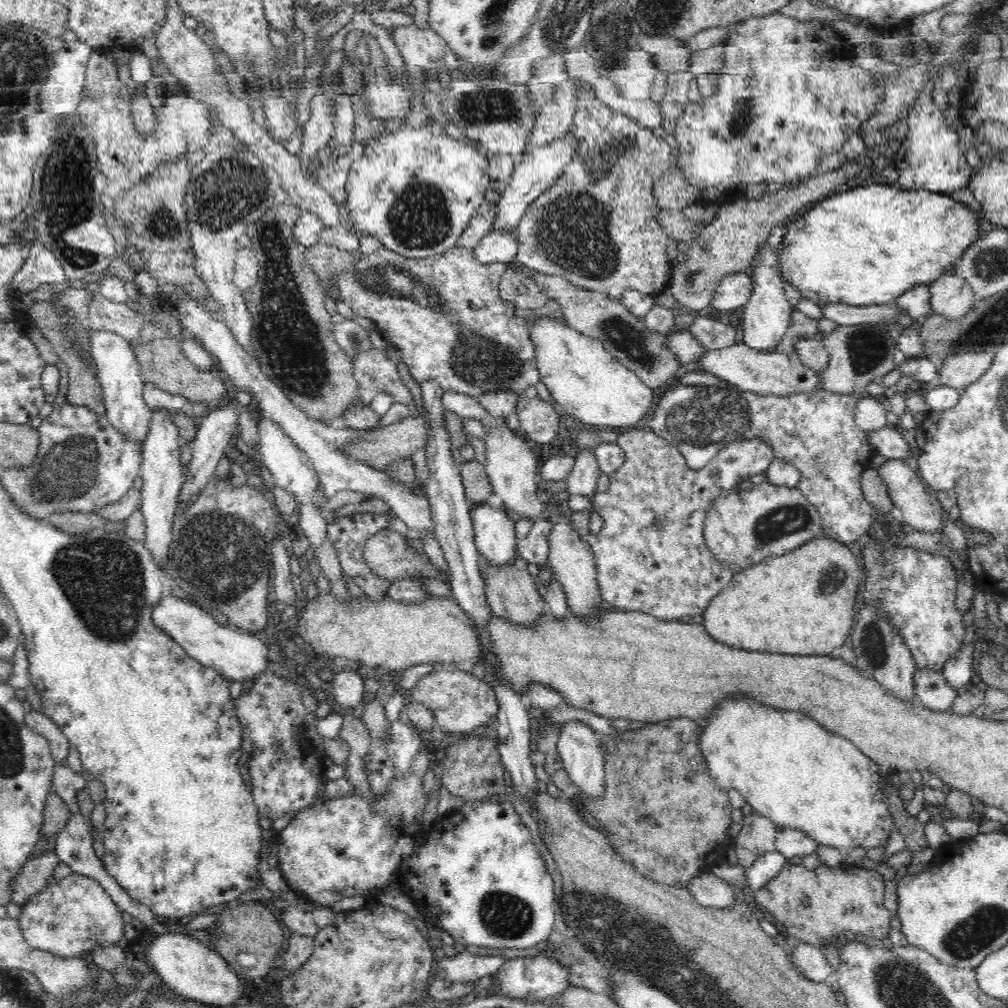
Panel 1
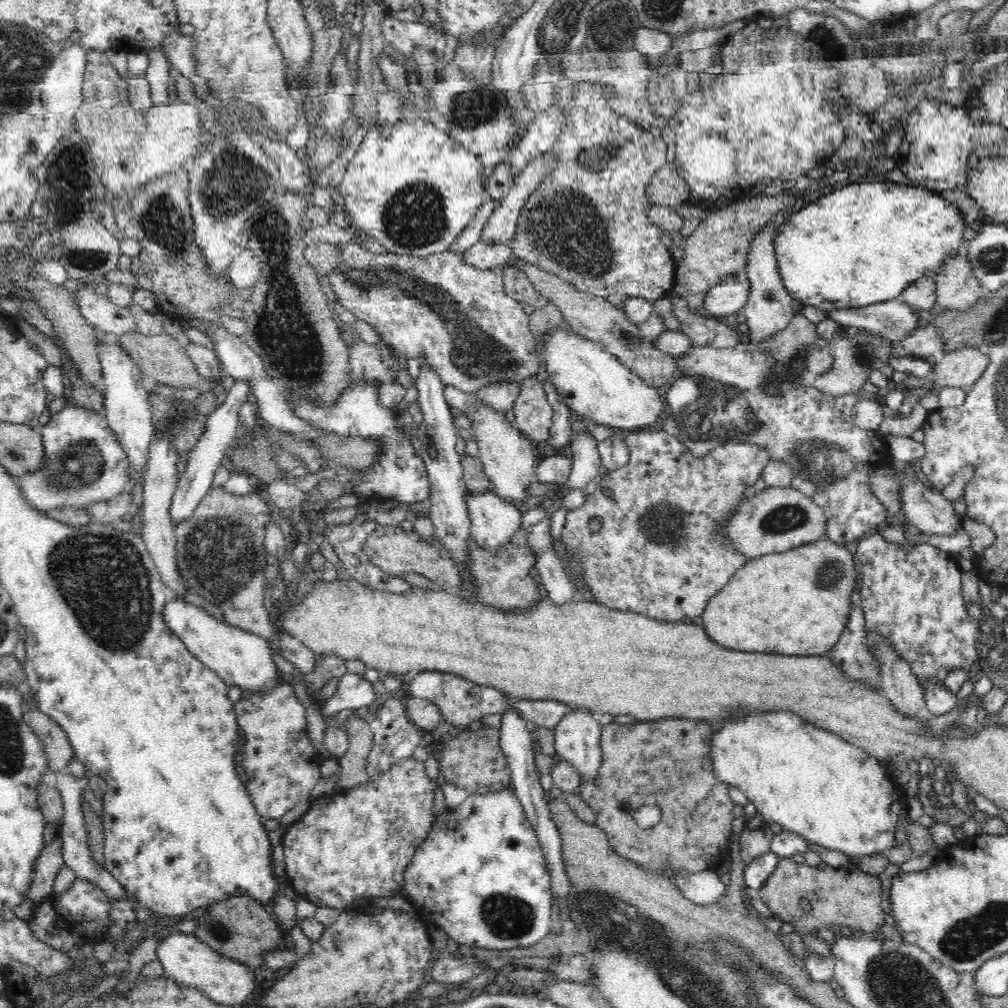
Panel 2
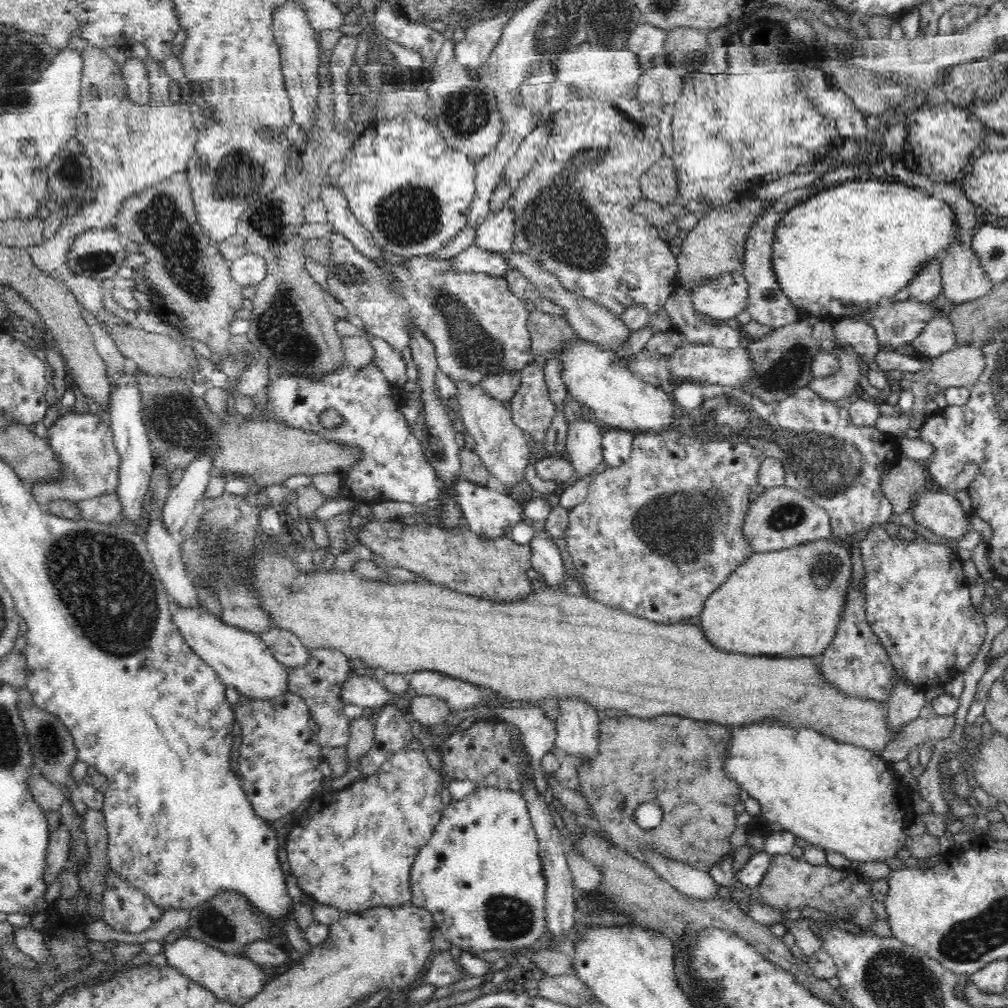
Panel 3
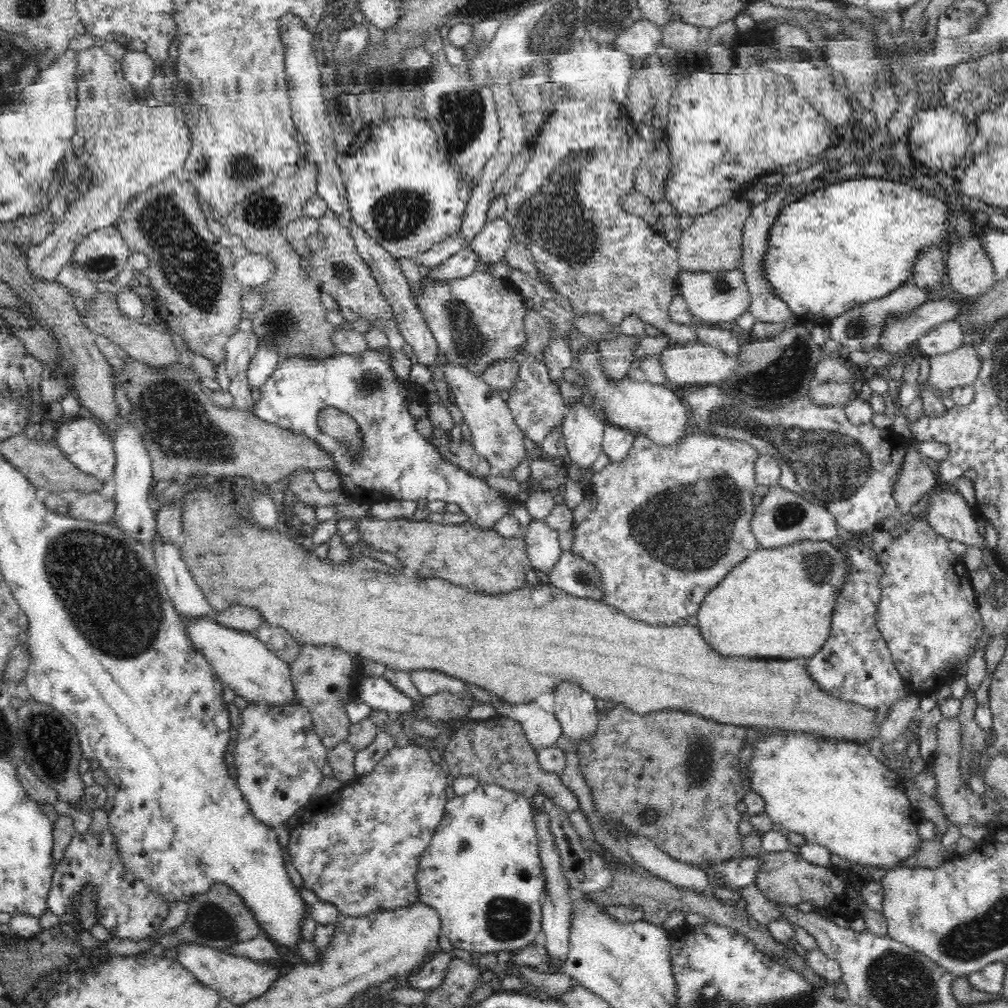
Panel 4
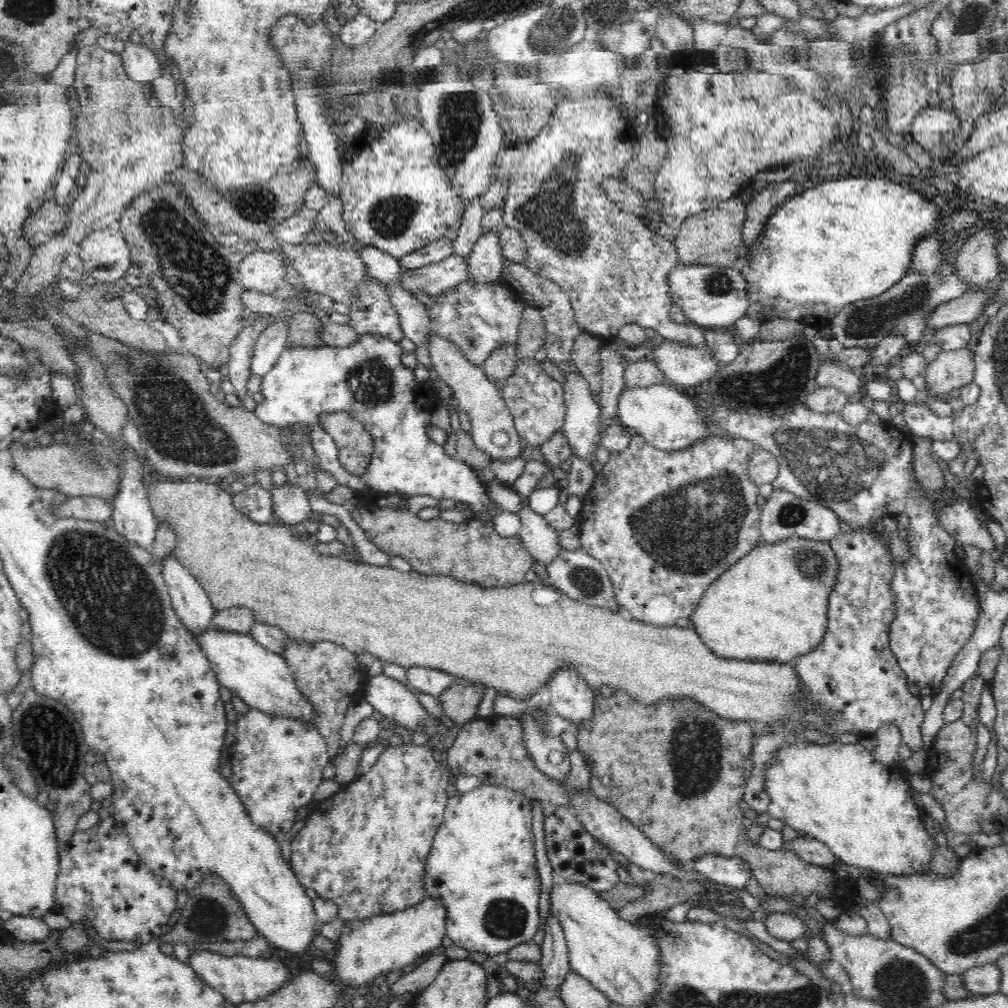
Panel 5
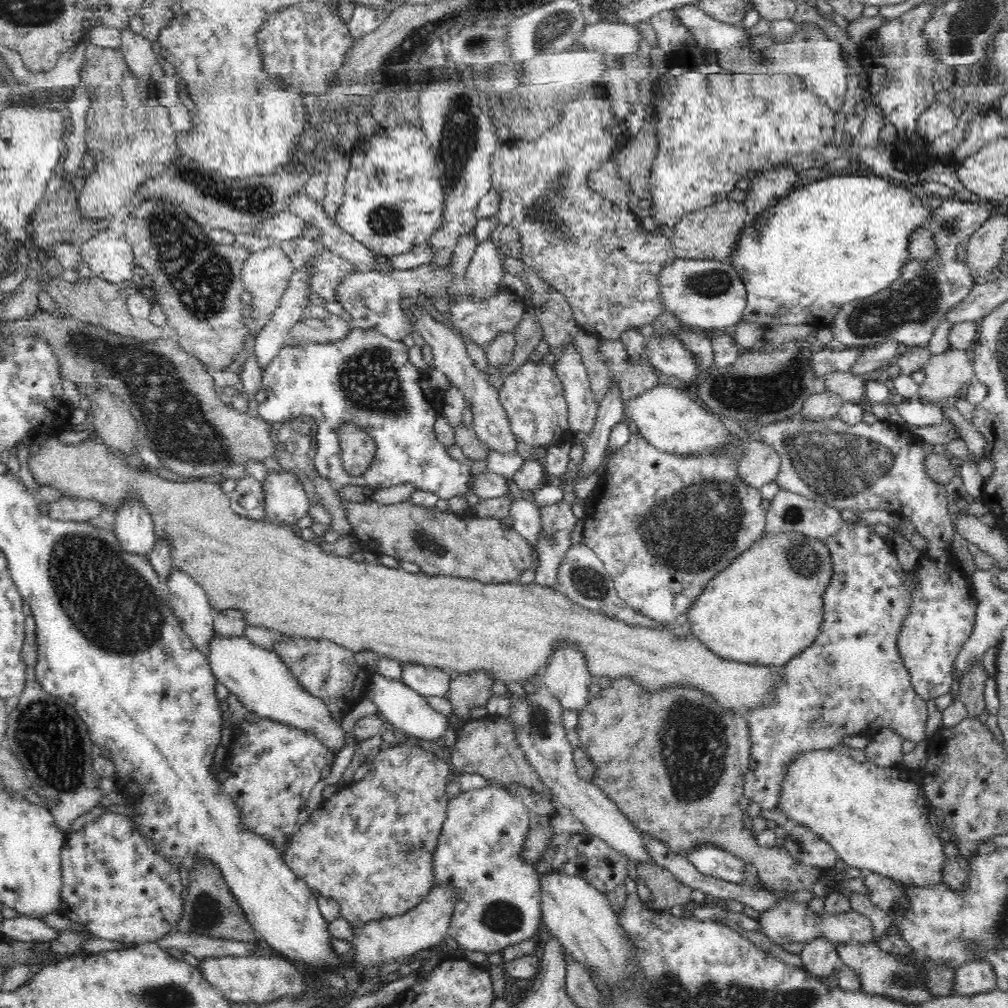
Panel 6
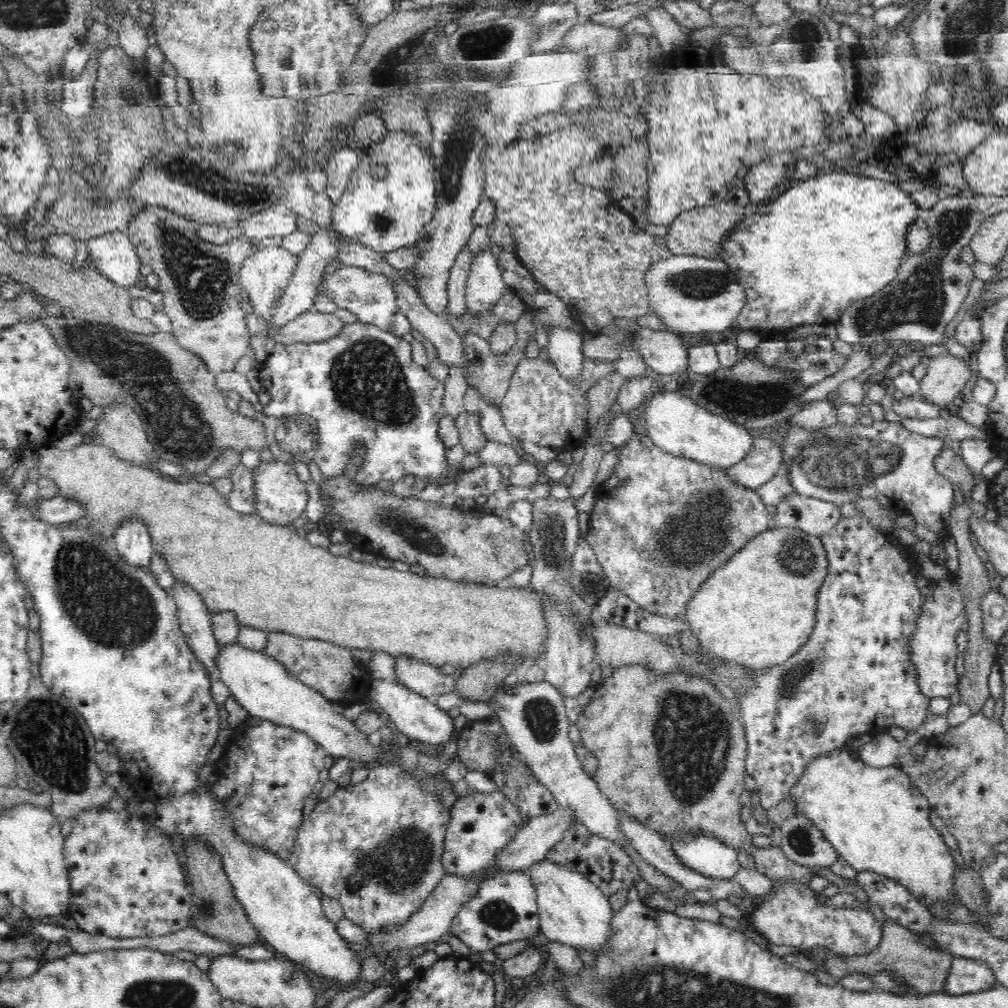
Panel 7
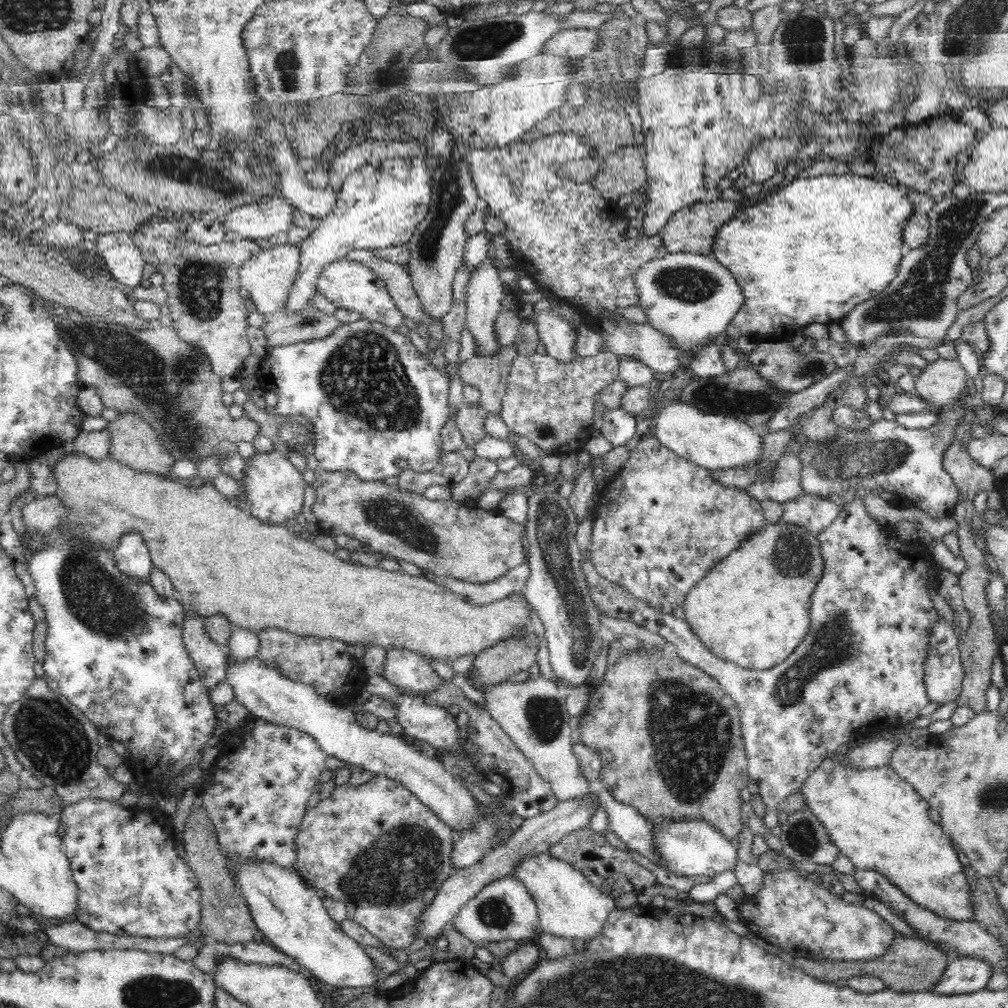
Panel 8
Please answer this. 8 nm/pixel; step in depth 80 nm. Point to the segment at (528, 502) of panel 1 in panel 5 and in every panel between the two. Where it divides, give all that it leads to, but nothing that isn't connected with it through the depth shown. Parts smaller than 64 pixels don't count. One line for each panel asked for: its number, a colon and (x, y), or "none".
2: (508, 457)
3: (502, 446)
4: (495, 435)
5: (481, 399)

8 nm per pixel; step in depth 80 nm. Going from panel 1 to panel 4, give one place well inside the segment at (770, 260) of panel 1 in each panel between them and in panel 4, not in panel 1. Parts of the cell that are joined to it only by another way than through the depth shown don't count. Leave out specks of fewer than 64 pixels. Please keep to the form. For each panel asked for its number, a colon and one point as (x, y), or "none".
2: (768, 311)
3: (767, 305)
4: (765, 305)

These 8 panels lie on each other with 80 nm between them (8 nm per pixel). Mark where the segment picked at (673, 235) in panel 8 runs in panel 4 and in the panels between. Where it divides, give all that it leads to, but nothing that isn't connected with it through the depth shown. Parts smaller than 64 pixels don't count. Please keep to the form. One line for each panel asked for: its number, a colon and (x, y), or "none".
4: (714, 243)
5: (714, 237)
6: (712, 233)
7: (703, 231)

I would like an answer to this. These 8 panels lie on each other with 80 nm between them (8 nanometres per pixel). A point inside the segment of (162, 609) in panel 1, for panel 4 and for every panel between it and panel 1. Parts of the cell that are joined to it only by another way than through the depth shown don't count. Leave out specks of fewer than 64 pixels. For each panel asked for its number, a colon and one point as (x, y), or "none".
2: (242, 659)
3: (242, 660)
4: (242, 662)

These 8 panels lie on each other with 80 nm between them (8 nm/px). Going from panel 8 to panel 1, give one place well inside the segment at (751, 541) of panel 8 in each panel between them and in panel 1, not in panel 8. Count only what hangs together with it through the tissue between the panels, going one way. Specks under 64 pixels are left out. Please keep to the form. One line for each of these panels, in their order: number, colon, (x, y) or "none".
1: (802, 603)
2: (797, 603)
3: (789, 602)
4: (765, 607)
5: (772, 605)
6: (766, 606)
7: (756, 609)

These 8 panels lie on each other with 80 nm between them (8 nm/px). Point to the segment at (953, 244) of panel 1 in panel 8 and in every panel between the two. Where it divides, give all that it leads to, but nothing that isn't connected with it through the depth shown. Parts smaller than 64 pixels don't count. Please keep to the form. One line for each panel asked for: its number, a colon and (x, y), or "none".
2: (864, 244)
3: (844, 250)
4: (839, 247)
5: (842, 241)
6: (845, 237)
7: (836, 238)
8: (811, 251)

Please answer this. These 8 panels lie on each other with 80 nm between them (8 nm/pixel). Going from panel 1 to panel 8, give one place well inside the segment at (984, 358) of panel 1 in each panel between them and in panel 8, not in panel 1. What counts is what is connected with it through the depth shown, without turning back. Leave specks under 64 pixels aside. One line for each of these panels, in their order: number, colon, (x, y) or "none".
2: (961, 369)
3: (961, 367)
4: (959, 368)
5: (948, 370)
6: (945, 374)
7: (946, 376)
8: (940, 384)

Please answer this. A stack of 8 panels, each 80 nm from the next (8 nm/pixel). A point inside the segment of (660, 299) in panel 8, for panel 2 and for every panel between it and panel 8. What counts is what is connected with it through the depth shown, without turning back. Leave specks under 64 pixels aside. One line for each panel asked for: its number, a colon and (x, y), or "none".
2: (728, 297)
3: (727, 296)
4: (713, 297)
5: (712, 297)
6: (707, 296)
7: (697, 297)

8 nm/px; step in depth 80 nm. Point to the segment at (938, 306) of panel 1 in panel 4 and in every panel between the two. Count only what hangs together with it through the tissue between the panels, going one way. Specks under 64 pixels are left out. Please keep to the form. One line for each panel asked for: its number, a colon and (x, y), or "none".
2: (956, 289)
3: (962, 280)
4: (969, 273)

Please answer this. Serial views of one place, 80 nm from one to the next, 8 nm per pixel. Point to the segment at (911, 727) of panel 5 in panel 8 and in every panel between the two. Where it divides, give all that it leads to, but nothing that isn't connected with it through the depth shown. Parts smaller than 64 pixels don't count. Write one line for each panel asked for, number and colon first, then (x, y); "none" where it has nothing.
6: (852, 680)
7: (854, 677)
8: (860, 672)

